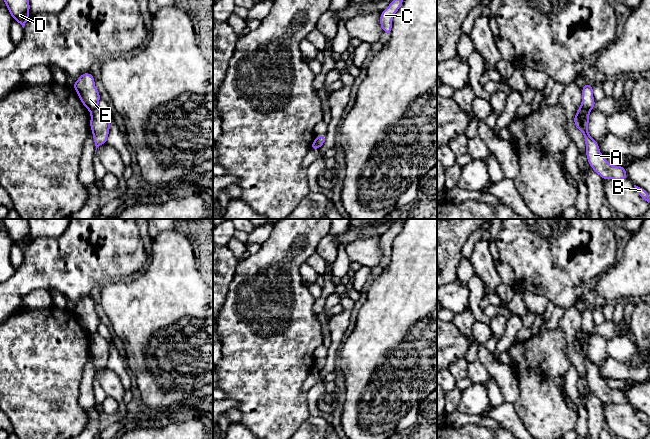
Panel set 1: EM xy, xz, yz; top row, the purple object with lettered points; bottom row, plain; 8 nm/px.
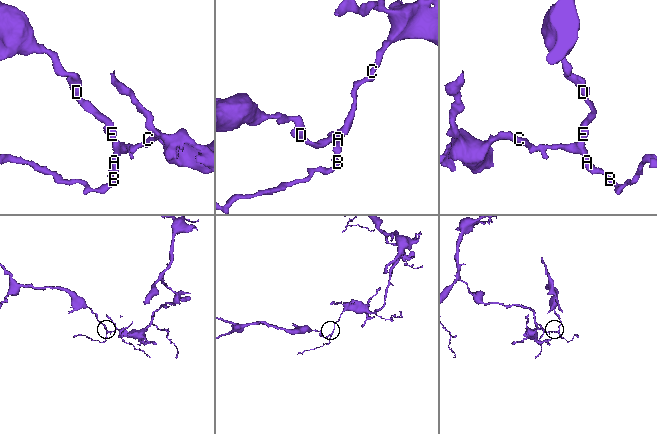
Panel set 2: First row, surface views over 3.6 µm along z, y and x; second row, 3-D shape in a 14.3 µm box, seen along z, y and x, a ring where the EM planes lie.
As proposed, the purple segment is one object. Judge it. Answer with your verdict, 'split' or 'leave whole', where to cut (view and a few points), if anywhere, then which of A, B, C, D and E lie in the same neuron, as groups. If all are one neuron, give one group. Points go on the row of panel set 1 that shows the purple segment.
split | yz (581, 106), (589, 111) | A B C / D E

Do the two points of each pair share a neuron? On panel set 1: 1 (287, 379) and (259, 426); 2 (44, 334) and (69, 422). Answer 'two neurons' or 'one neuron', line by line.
1: one neuron
2: one neuron

